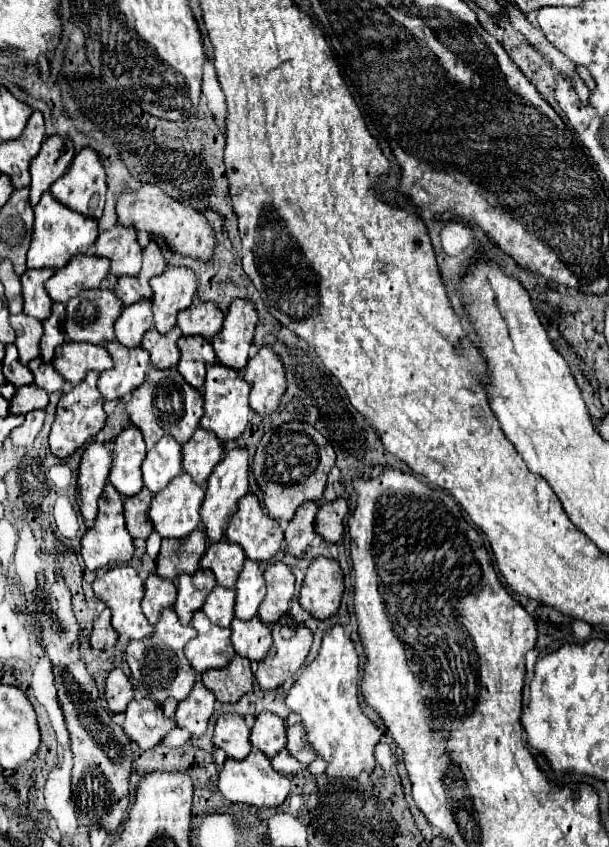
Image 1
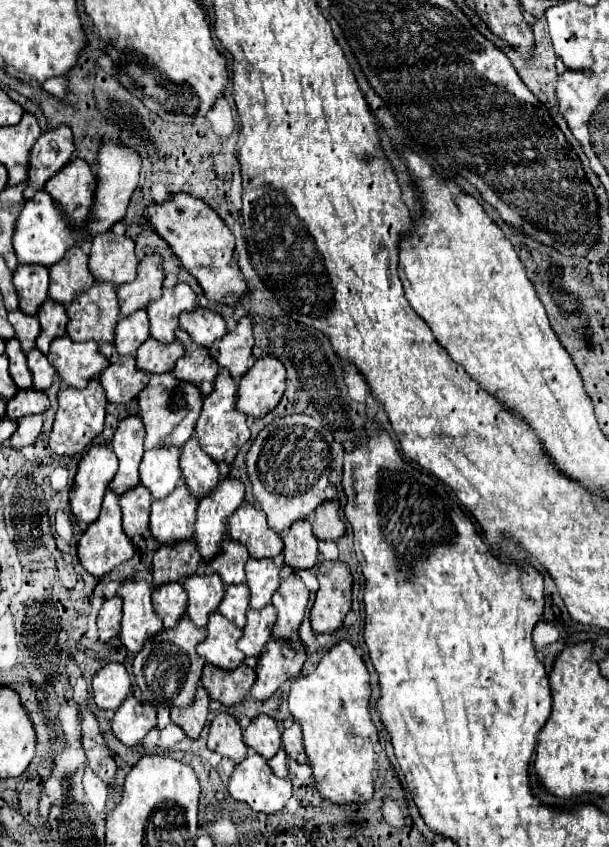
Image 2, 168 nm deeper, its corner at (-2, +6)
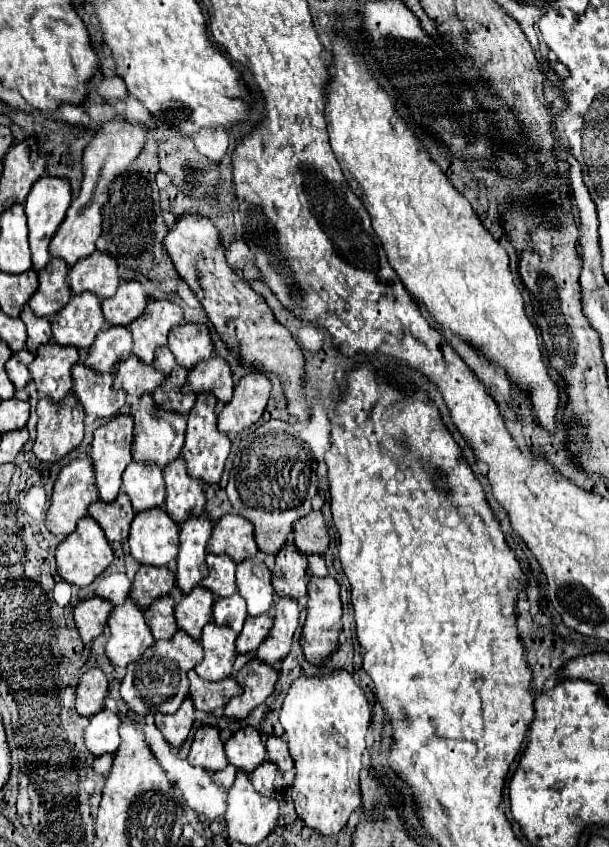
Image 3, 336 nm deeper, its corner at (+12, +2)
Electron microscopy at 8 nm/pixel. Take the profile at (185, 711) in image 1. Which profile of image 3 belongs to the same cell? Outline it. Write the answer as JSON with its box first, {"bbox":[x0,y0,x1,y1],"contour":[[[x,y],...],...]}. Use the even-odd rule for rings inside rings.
{"bbox":[156,699,194,747],"contour":[[[186,699],[182,707],[172,715],[156,713],[156,727],[162,731],[164,739],[172,747],[180,747],[188,739],[192,725],[194,725],[194,705],[190,699]]]}

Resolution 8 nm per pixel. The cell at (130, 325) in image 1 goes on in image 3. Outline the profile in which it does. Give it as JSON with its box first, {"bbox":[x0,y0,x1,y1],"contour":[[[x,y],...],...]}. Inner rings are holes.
{"bbox":[84,325,132,373],"contour":[[[118,325],[98,333],[84,365],[96,369],[98,373],[110,373],[118,367],[118,363],[122,363],[130,355],[132,355],[130,331]]]}

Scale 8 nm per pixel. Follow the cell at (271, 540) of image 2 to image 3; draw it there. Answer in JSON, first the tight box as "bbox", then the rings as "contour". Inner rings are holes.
{"bbox":[206,513,258,563],"contour":[[[236,513],[224,515],[220,521],[214,523],[206,551],[214,555],[228,555],[234,563],[254,557],[258,553],[258,545],[254,541],[250,521],[238,517]]]}

